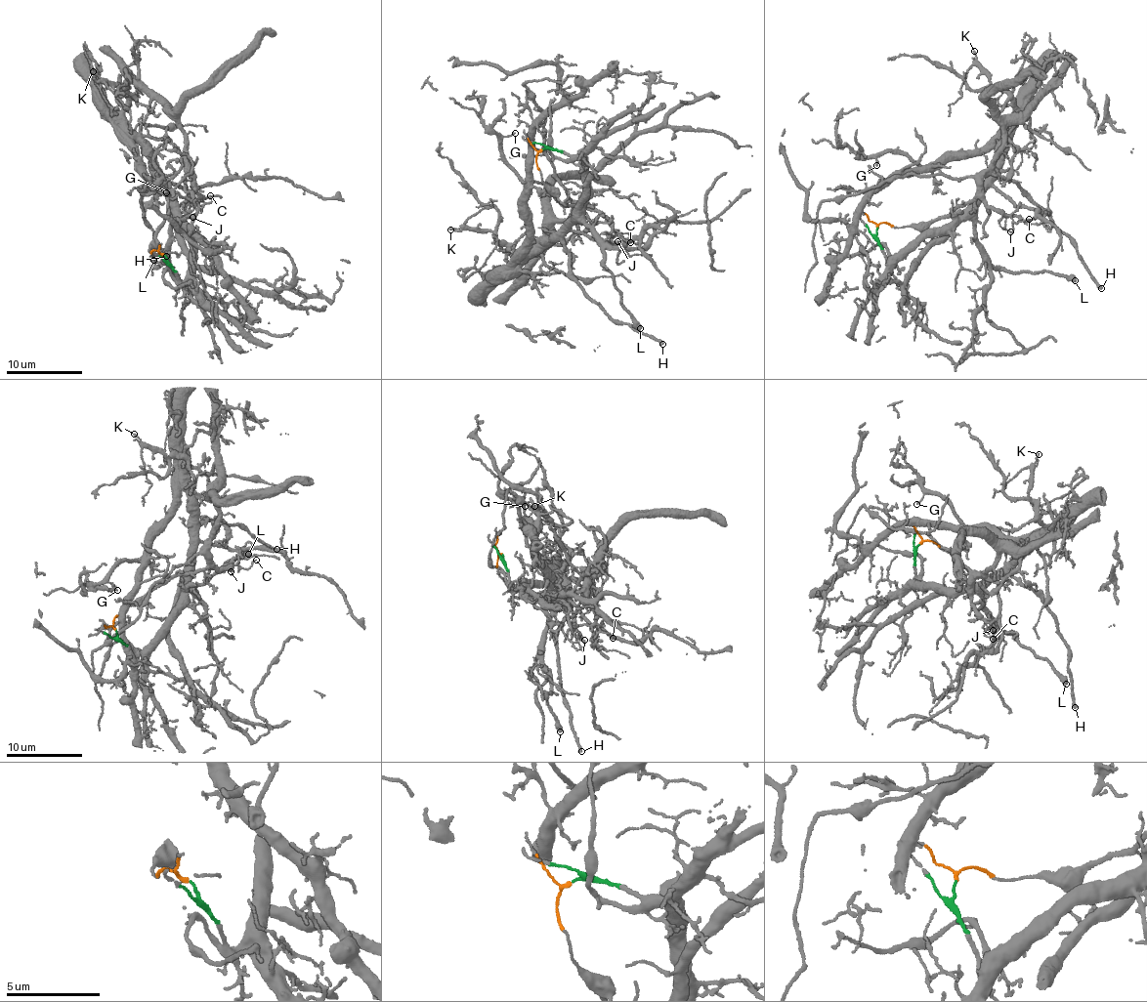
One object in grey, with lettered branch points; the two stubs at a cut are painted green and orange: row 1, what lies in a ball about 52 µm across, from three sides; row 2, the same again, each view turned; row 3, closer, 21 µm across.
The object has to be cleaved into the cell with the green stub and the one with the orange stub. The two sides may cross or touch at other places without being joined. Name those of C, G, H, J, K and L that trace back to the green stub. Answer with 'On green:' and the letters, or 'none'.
On green: G, H, K, L

